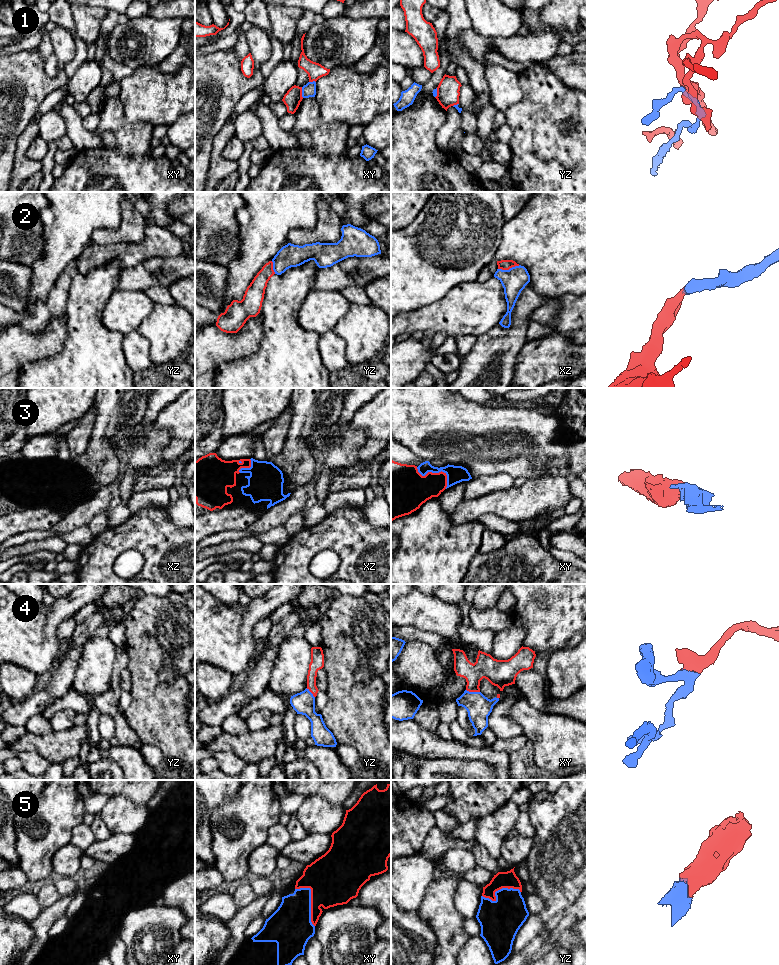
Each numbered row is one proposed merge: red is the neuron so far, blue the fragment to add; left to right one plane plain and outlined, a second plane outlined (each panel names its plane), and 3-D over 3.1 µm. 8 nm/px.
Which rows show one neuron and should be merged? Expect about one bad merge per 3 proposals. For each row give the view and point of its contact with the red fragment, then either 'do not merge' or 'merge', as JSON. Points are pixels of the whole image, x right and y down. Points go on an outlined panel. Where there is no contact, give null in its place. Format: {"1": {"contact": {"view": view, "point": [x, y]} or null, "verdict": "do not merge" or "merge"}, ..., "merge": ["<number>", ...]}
{"1": {"contact": {"view": "xy", "point": [301, 92]}, "verdict": "do not merge"}, "2": {"contact": {"view": "xz", "point": [508, 269]}, "verdict": "merge"}, "3": {"contact": {"view": "xy", "point": [437, 473]}, "verdict": "merge"}, "4": {"contact": {"view": "xy", "point": [473, 691]}, "verdict": "merge"}, "5": {"contact": {"view": "xy", "point": [311, 900]}, "verdict": "merge"}, "merge": ["2", "3", "4", "5"]}

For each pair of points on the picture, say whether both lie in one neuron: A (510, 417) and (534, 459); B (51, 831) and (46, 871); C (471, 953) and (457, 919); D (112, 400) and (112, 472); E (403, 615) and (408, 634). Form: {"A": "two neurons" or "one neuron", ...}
{"A": "one neuron", "B": "one neuron", "C": "two neurons", "D": "one neuron", "E": "two neurons"}

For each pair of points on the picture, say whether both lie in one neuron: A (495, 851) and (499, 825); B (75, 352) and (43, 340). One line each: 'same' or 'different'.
A: same
B: different

